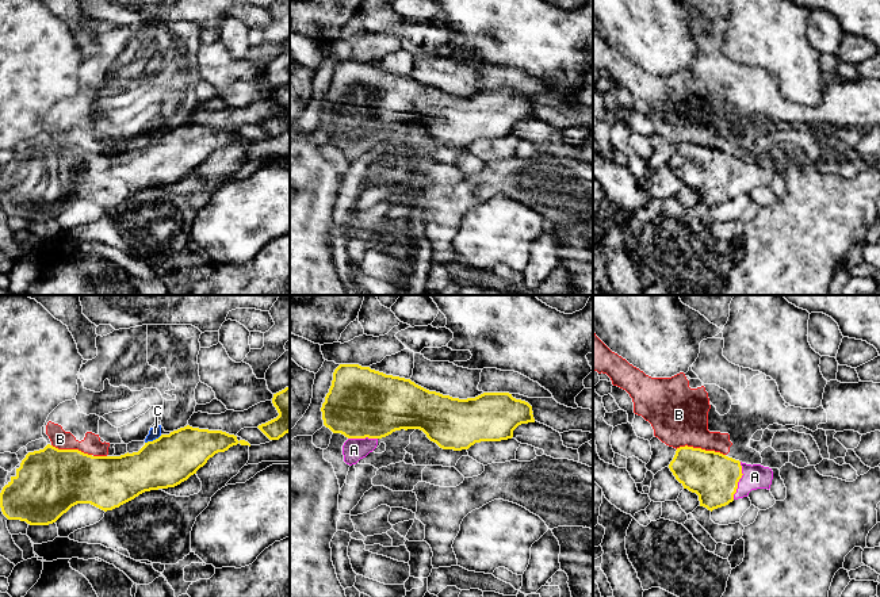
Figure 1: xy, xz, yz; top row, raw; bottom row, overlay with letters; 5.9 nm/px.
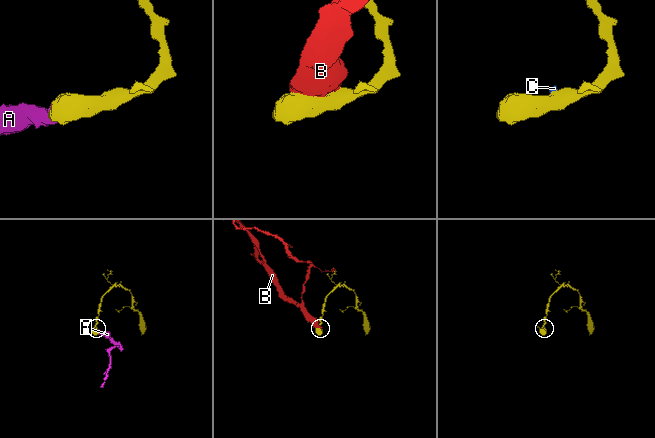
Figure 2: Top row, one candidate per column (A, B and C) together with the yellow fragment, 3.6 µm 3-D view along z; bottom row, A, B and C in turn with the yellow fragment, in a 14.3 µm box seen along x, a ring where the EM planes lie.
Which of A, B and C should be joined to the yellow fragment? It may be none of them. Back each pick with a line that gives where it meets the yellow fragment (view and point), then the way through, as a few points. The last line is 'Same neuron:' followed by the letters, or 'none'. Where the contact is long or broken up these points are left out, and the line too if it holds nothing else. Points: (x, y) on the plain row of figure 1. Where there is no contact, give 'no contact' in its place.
A: yz (738, 178)
Same neuron: A

